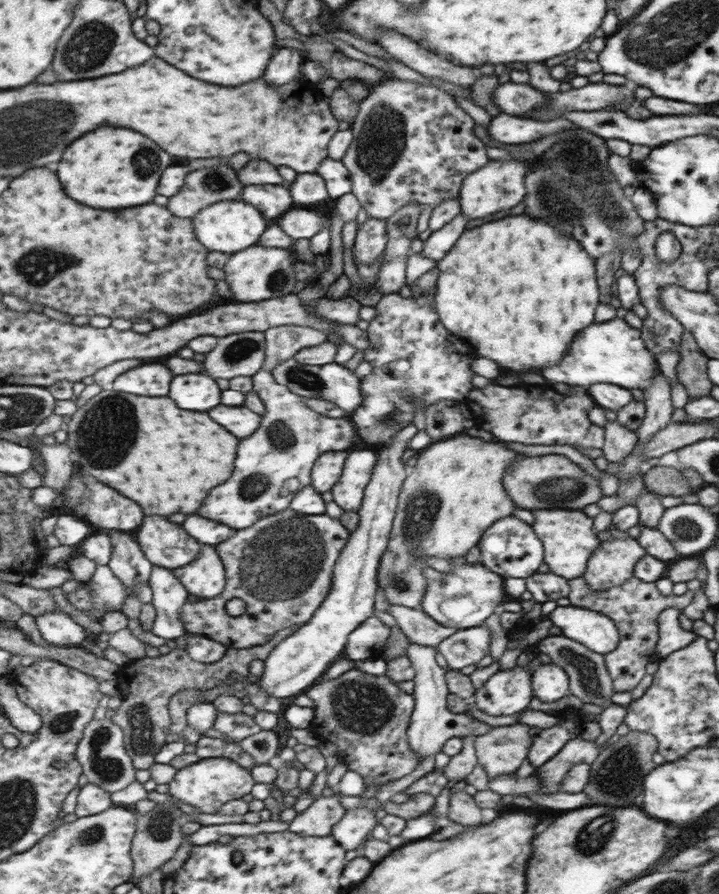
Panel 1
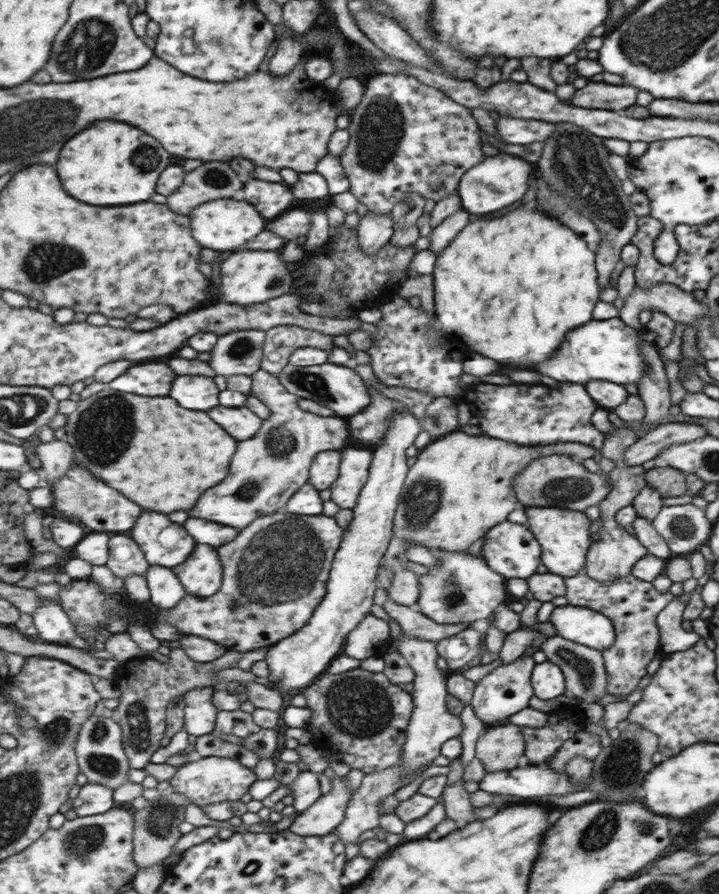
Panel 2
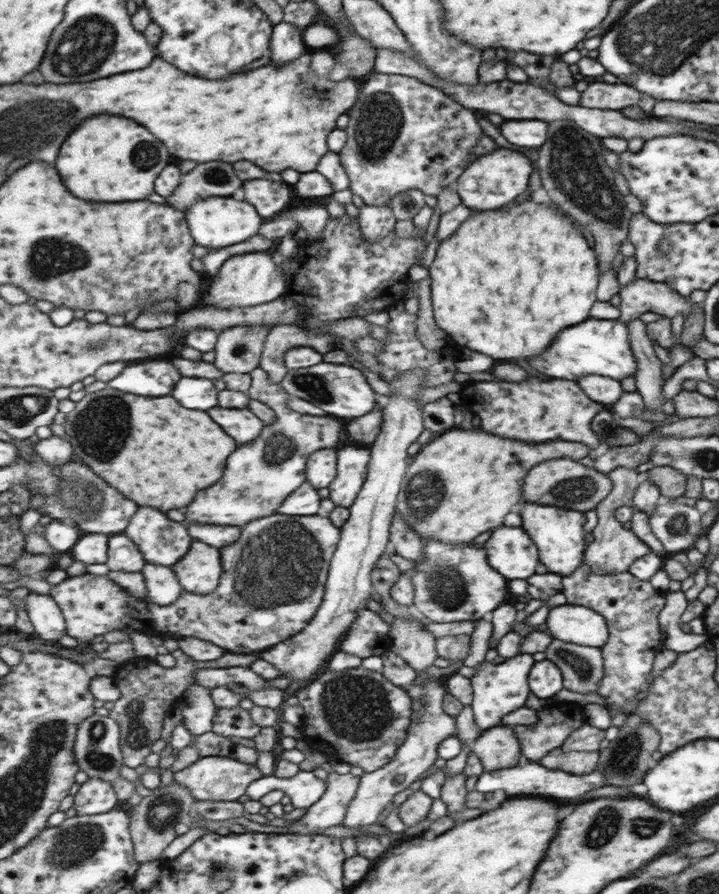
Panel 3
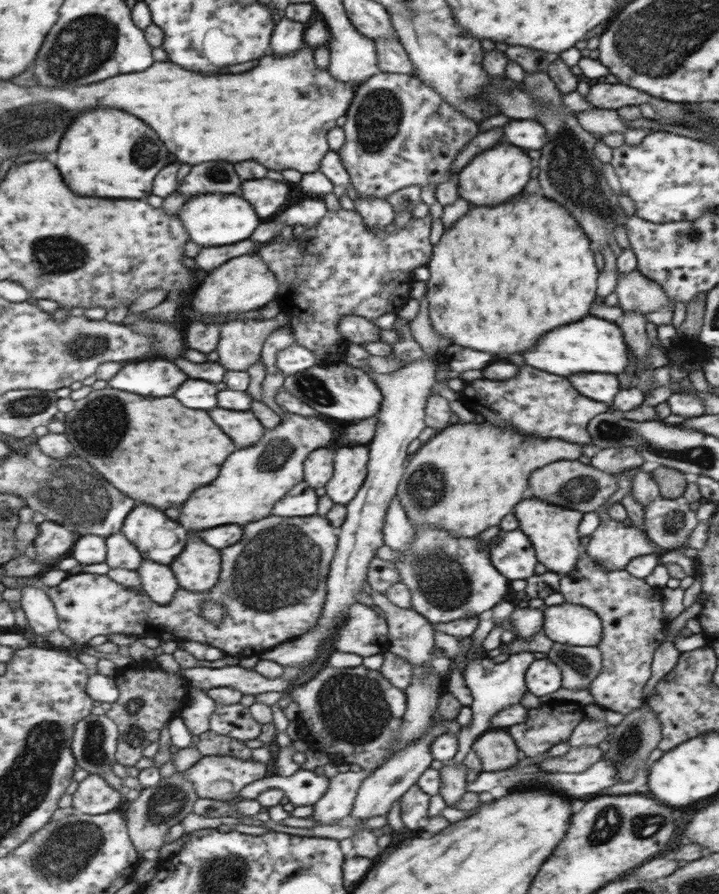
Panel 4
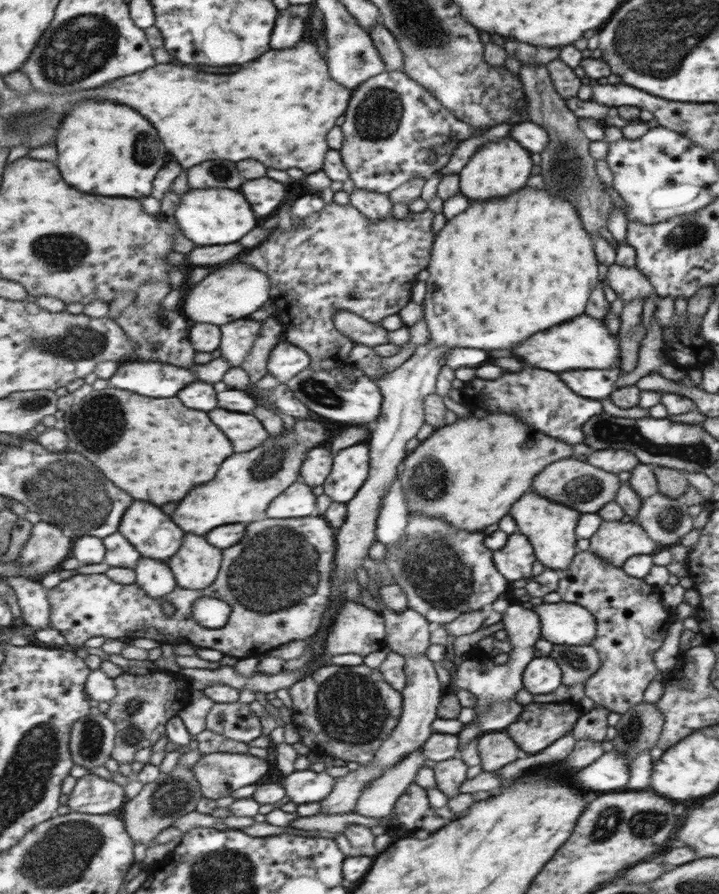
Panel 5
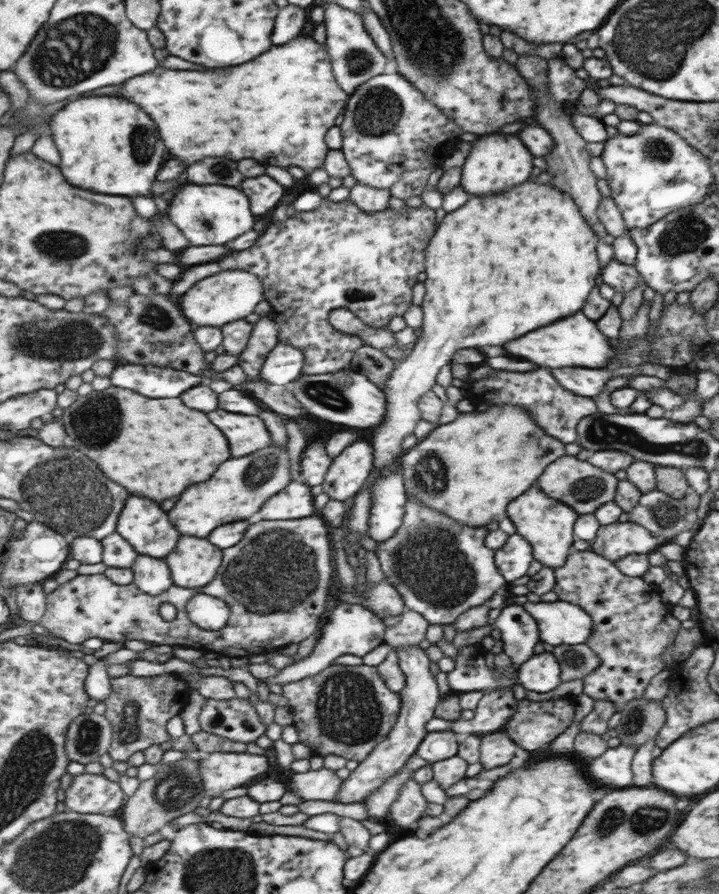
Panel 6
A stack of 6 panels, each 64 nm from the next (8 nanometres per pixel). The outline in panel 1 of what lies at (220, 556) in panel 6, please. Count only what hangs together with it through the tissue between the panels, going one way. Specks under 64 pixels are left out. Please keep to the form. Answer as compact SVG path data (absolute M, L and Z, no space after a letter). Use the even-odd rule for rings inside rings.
M203 546L203 556L173 575L187 588L190 595L199 599L215 599L227 588L227 570L213 546Z

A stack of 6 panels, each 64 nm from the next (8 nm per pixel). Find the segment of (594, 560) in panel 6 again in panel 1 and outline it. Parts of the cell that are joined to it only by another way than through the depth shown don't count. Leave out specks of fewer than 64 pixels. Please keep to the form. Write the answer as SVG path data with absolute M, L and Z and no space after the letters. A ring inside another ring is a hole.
M583 577L568 580L569 594L567 599L575 607L583 607L603 613L610 617L618 632L618 643L614 650L602 655L605 669L612 681L613 692L629 692L645 674L645 664L651 662L655 654L657 642L657 624L655 618L665 608L681 608L687 606L693 599L693 591L687 590L681 596L662 596L655 590L655 583L647 583L638 578L627 579L617 587L609 588L605 592L591 592Z

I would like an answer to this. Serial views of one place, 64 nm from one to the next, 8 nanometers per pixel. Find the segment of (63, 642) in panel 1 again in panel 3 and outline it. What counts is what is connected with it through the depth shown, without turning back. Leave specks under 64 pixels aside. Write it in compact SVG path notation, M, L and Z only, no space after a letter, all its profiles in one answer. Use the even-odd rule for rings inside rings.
M30 592L27 596L28 616L34 632L44 640L57 642L66 634L66 620L57 602L45 594Z

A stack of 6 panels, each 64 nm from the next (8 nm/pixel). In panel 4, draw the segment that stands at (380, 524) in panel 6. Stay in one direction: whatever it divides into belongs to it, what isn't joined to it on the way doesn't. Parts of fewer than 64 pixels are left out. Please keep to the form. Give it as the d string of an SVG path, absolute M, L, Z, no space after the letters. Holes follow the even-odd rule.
M396 494L391 497L387 505L381 537L383 545L396 552L407 550L415 540L414 527L410 524Z

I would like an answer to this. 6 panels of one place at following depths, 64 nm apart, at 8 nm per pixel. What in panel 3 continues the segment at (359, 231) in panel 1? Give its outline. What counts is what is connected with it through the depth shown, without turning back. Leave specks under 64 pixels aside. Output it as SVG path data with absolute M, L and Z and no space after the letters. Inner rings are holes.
M363 203L358 208L358 225L362 237L370 243L382 239L394 230L396 218L388 205L375 206Z

